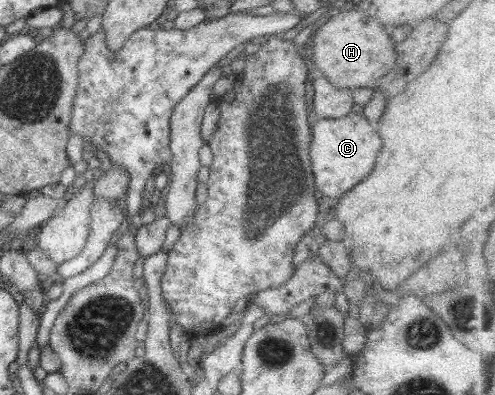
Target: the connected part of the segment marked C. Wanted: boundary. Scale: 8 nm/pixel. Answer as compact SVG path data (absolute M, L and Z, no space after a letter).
M351 112L341 118L317 118L311 127L309 153L316 187L335 201L372 172L382 148L382 139L364 114Z

